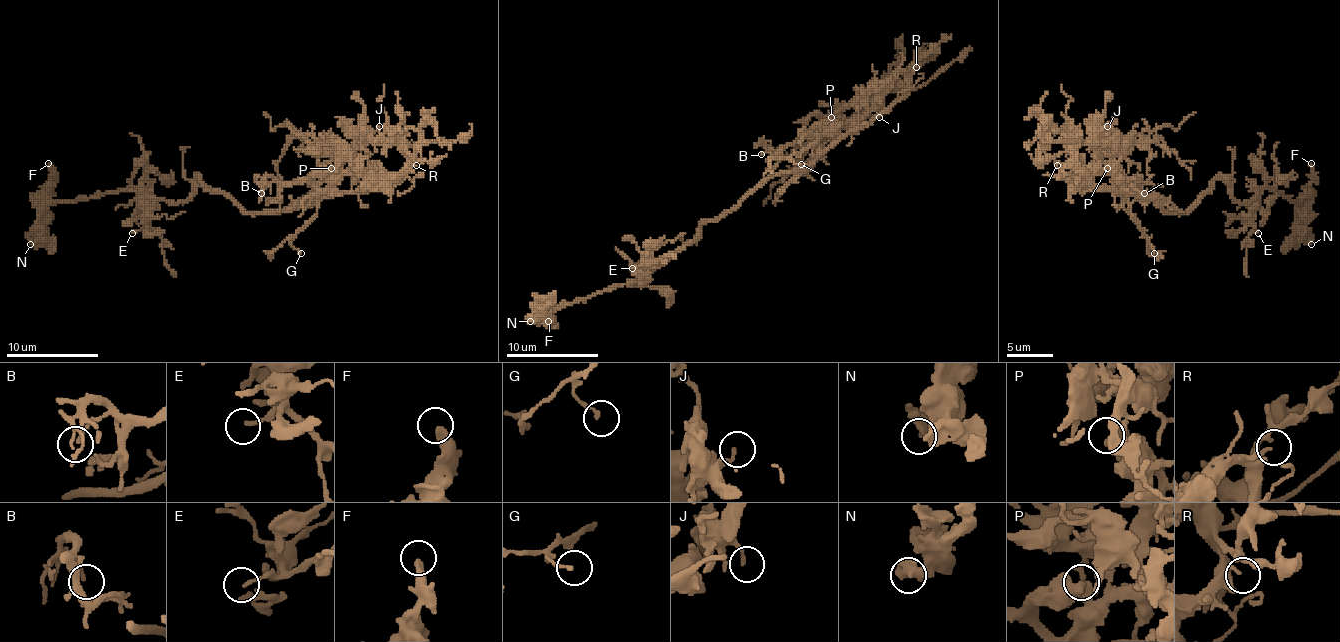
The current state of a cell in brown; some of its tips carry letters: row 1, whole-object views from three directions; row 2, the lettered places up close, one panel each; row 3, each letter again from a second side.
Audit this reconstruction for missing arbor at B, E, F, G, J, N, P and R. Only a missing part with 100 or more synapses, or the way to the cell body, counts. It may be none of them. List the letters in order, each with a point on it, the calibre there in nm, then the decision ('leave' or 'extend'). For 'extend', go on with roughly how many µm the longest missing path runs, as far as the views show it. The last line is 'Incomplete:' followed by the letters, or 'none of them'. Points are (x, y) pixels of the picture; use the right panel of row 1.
B: place (1144, 193); calibre 120 nm; leave
E: place (1258, 233); calibre 120 nm; leave
F: place (1311, 163); calibre 340 nm; leave
G: place (1154, 253); calibre 150 nm; leave
J: place (1107, 126); calibre 130 nm; leave
N: place (1311, 244); calibre 320 nm; leave
P: place (1107, 168); calibre 550 nm; leave
R: place (1057, 165); calibre 110 nm; extend; missing 50 µm
Incomplete: R

